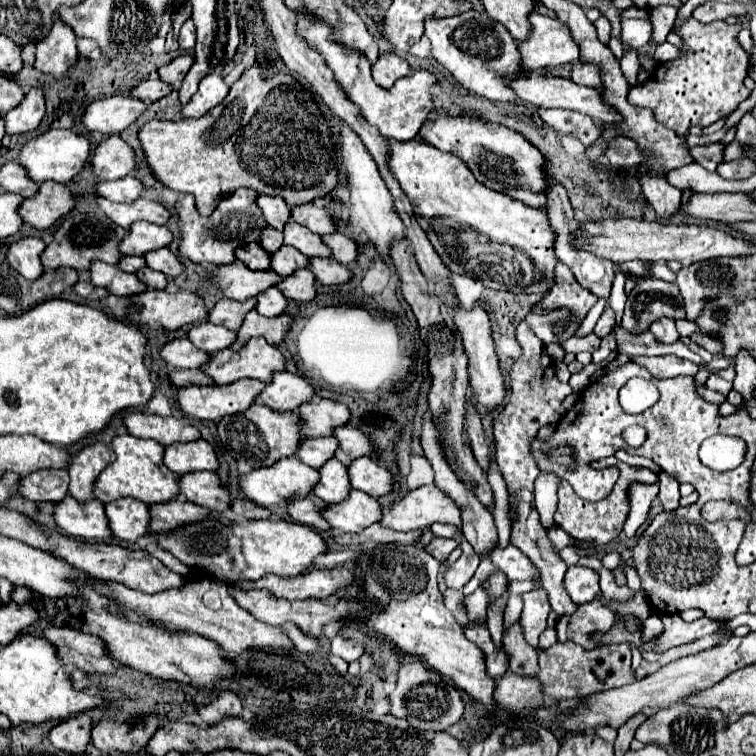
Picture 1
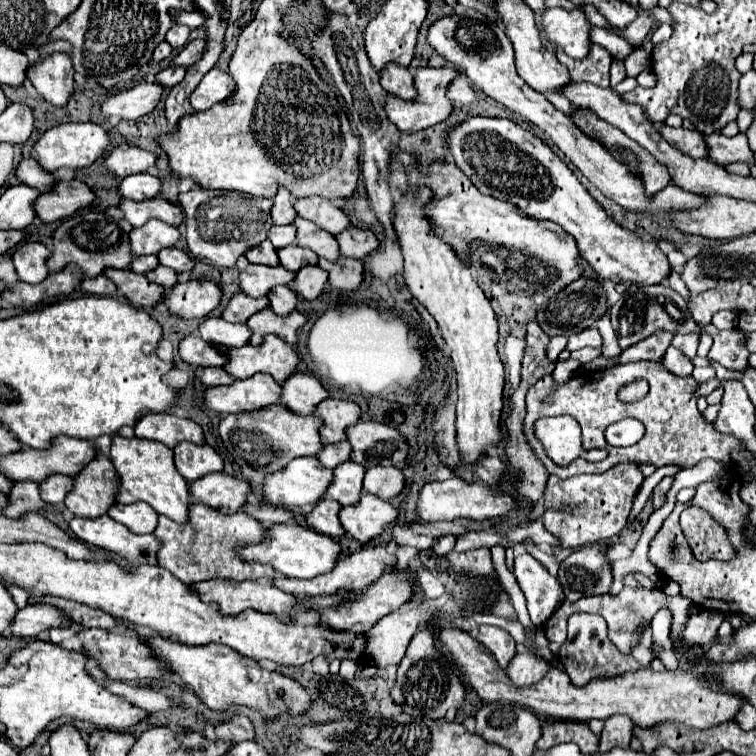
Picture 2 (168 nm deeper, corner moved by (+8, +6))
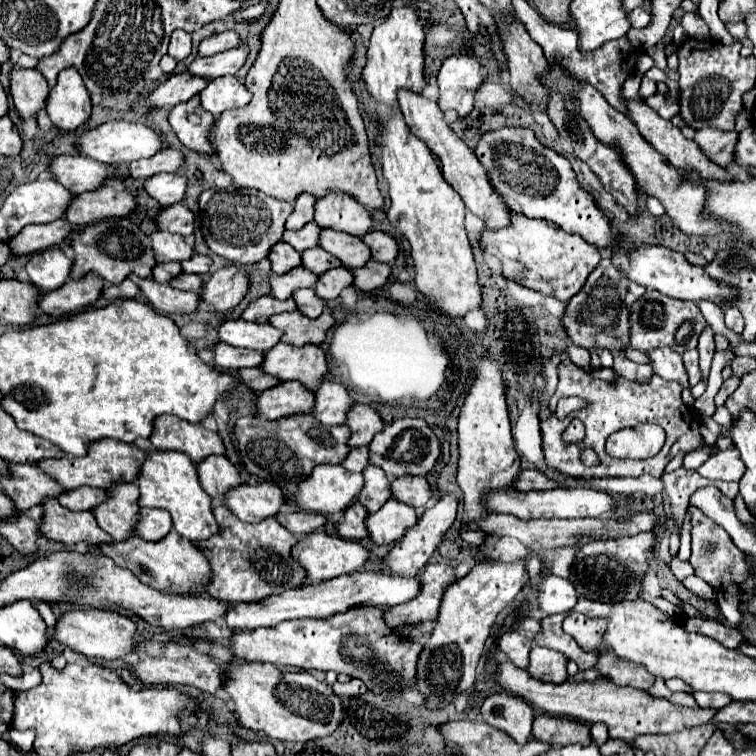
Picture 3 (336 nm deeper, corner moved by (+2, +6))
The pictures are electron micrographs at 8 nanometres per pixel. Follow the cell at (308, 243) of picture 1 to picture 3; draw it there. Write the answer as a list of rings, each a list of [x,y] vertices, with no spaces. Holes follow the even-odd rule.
[[[321,230],[321,248],[339,258],[347,268],[361,268],[371,260],[371,250],[357,236],[345,232]]]

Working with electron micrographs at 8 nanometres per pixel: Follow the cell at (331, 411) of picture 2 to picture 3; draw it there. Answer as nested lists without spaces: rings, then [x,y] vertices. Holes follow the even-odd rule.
[[[355,404],[347,414],[347,424],[351,426],[353,434],[349,438],[351,448],[369,446],[373,436],[383,430],[383,420],[377,410],[365,404]]]

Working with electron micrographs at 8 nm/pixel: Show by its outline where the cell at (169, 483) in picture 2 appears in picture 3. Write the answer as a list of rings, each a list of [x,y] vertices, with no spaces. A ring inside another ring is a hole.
[[[149,452],[147,460],[143,462],[141,474],[137,478],[141,498],[139,506],[147,508],[163,508],[171,514],[173,528],[179,532],[181,538],[189,542],[201,542],[215,534],[219,534],[219,524],[213,516],[211,498],[199,484],[197,466],[191,458],[181,452]]]

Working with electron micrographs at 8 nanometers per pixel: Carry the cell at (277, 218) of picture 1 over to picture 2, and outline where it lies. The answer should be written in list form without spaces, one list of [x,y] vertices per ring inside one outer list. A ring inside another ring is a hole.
[[[279,188],[275,198],[273,198],[273,206],[271,206],[271,218],[275,224],[291,224],[295,218],[295,208],[293,208],[293,200],[289,196],[287,188]]]

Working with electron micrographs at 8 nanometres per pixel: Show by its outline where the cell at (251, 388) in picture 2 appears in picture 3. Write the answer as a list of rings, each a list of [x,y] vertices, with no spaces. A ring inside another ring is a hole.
[[[281,382],[275,388],[263,390],[257,398],[257,410],[269,420],[291,414],[311,414],[315,408],[315,394],[305,390],[301,382]]]

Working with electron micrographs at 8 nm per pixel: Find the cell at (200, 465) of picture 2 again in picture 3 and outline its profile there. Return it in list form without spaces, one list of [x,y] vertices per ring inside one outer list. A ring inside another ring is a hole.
[[[225,456],[207,458],[205,462],[197,464],[197,470],[203,490],[215,500],[215,504],[221,504],[225,494],[241,484],[237,468]]]

